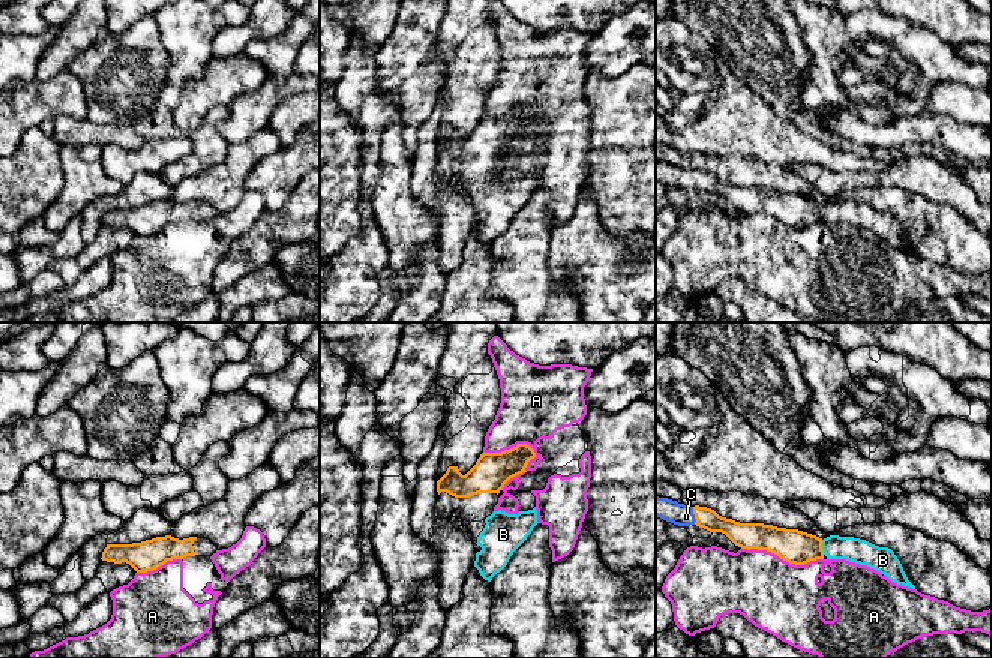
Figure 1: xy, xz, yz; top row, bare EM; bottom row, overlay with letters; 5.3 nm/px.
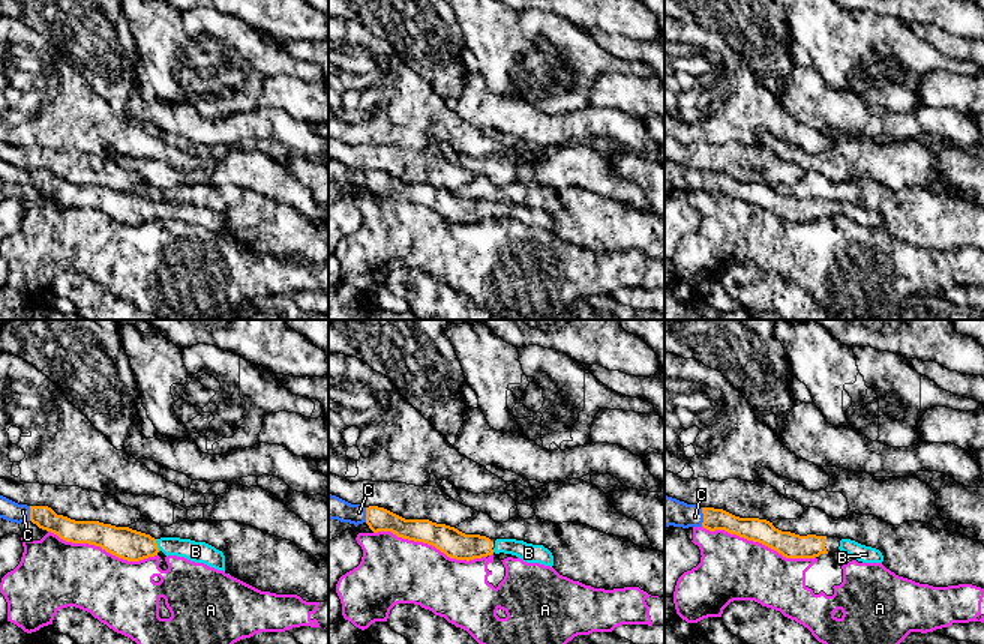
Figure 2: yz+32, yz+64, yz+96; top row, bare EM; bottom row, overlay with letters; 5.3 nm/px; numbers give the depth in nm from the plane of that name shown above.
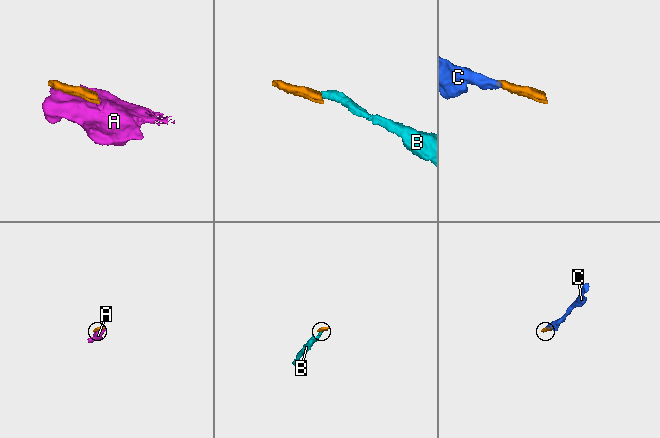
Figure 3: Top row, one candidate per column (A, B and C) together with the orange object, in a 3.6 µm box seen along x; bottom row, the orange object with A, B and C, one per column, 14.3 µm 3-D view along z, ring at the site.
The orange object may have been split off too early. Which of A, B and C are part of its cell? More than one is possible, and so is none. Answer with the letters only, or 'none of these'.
B, C

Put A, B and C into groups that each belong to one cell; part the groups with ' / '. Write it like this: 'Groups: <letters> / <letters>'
Groups: A / B C

